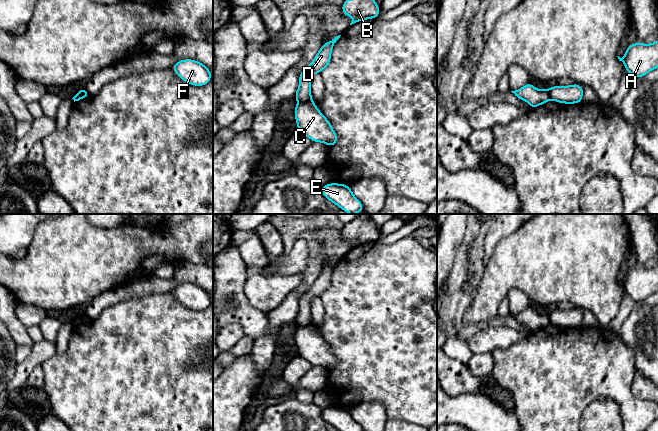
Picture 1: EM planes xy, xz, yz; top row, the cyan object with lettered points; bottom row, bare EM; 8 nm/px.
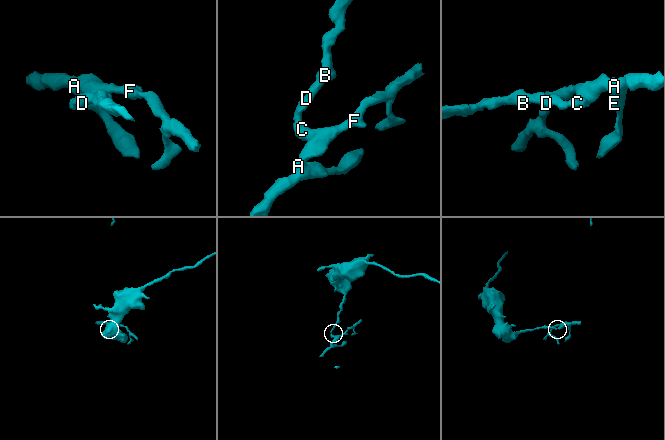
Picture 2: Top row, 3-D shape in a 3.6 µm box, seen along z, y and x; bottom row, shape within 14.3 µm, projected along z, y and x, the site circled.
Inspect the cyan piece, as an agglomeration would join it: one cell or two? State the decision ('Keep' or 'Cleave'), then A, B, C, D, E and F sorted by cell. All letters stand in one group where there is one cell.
Cleave. Groups: A C E F / B D

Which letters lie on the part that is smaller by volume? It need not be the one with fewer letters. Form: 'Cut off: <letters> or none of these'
Cut off: A, C, E, F

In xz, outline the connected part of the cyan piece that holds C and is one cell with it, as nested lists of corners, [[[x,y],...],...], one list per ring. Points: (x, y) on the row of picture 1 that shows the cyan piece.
[[[313,101],[298,103],[294,112],[299,132],[312,142],[323,142],[327,146],[333,146],[338,142],[338,137],[330,122]]]

